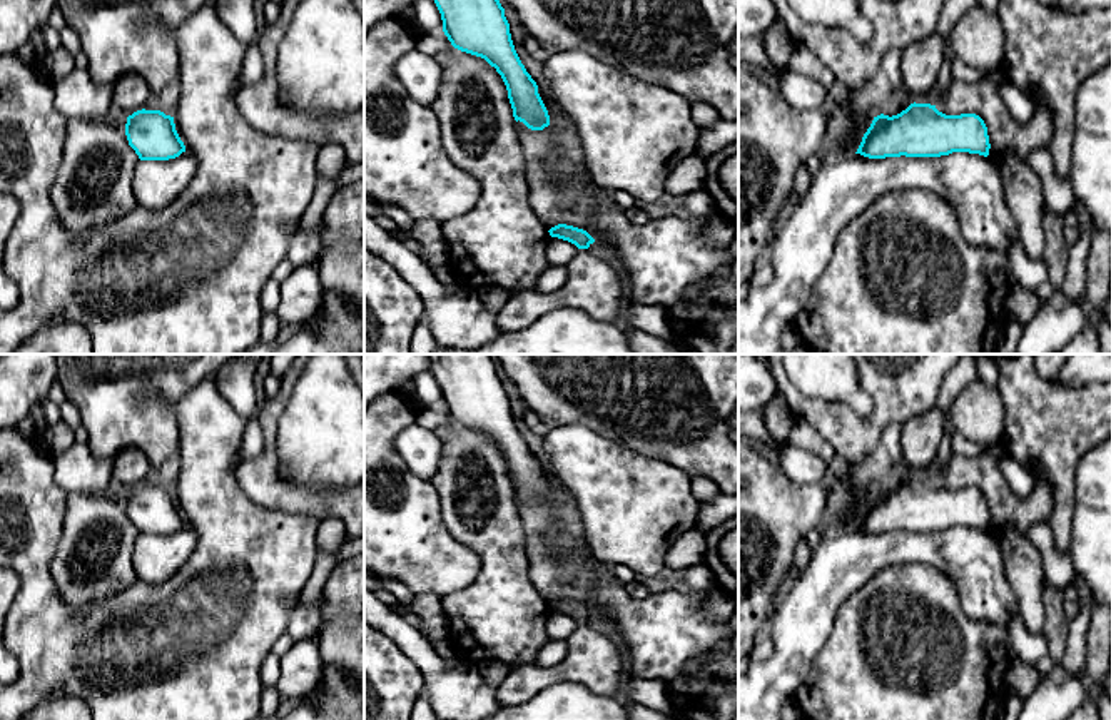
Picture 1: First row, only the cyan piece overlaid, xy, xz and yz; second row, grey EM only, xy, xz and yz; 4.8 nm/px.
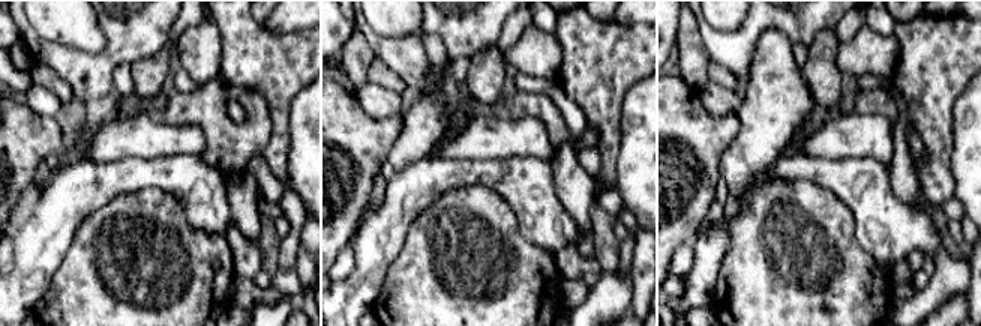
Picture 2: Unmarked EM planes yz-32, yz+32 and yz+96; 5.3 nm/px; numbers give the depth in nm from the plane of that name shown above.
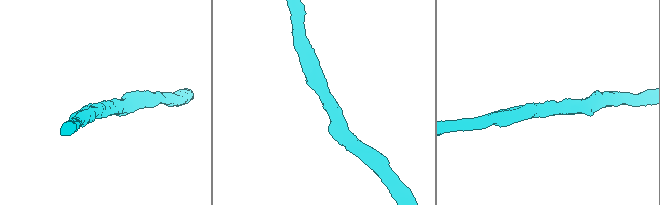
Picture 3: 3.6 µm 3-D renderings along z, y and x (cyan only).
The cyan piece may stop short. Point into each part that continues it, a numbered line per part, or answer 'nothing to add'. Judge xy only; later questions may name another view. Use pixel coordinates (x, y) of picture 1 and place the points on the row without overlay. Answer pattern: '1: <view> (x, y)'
nothing to add

